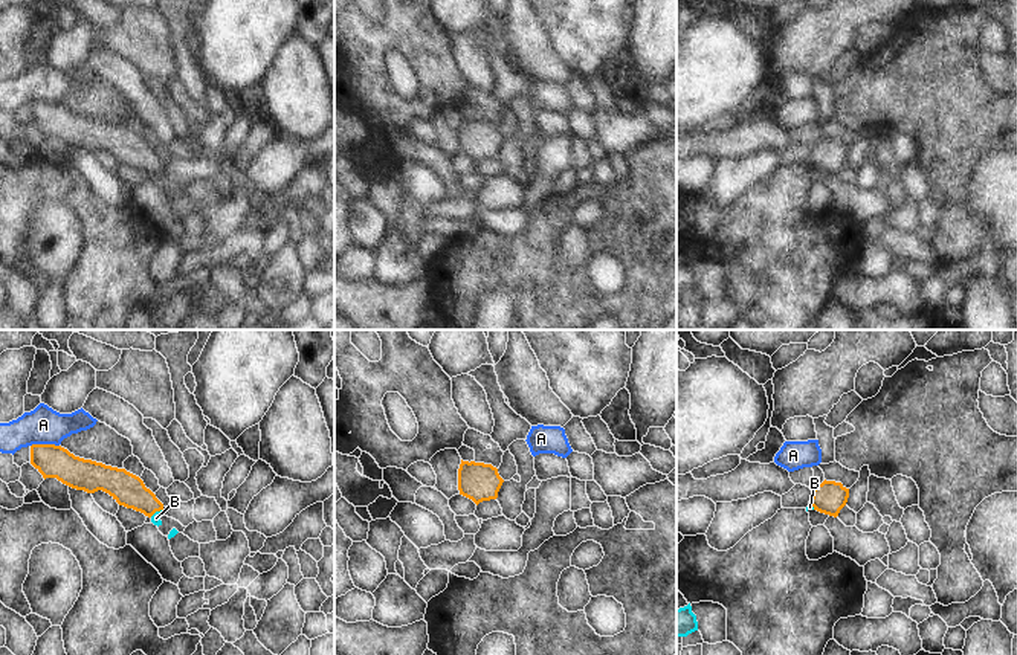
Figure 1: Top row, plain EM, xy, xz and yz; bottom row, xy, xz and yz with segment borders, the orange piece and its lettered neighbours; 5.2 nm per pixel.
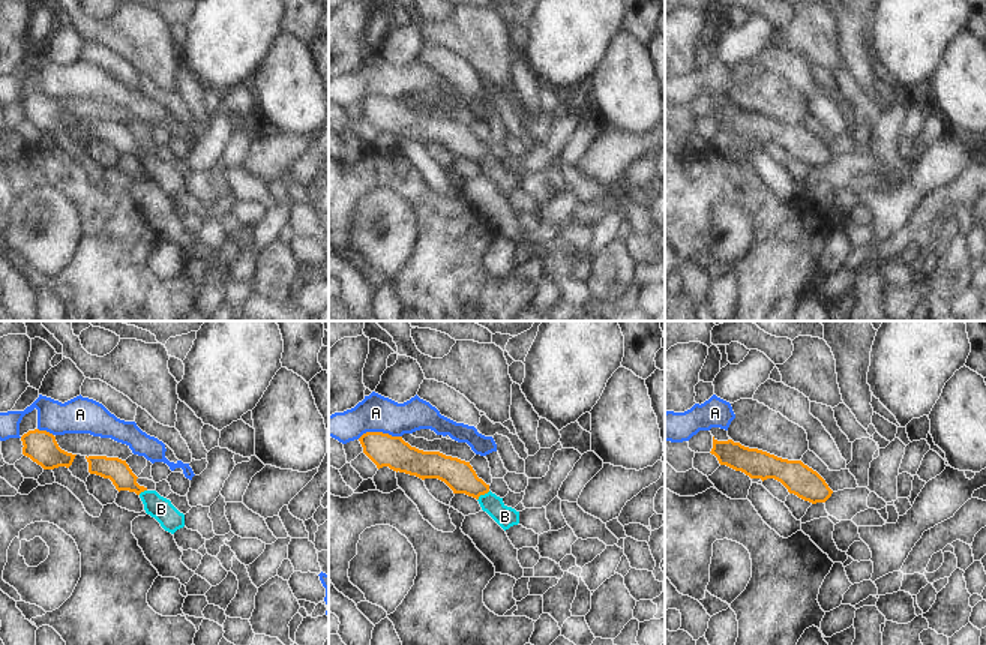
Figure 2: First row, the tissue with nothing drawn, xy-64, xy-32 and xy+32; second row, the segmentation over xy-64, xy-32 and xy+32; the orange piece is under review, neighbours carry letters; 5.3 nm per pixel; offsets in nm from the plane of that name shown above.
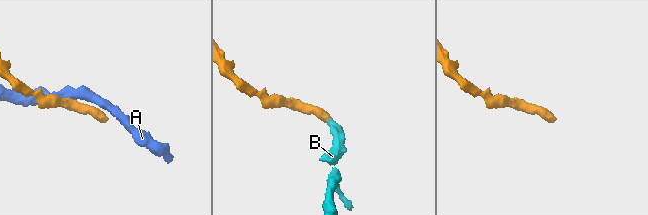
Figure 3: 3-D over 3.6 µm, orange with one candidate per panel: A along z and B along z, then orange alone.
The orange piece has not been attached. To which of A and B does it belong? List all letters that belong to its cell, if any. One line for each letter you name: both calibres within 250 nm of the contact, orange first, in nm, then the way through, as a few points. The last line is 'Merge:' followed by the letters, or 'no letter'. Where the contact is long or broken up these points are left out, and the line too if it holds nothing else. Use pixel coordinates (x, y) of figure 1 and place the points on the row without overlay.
B: 170 nm thick on the orange side, 50 nm on the other; runs through xy (129, 148), (156, 168), (156, 176)
Merge: B

